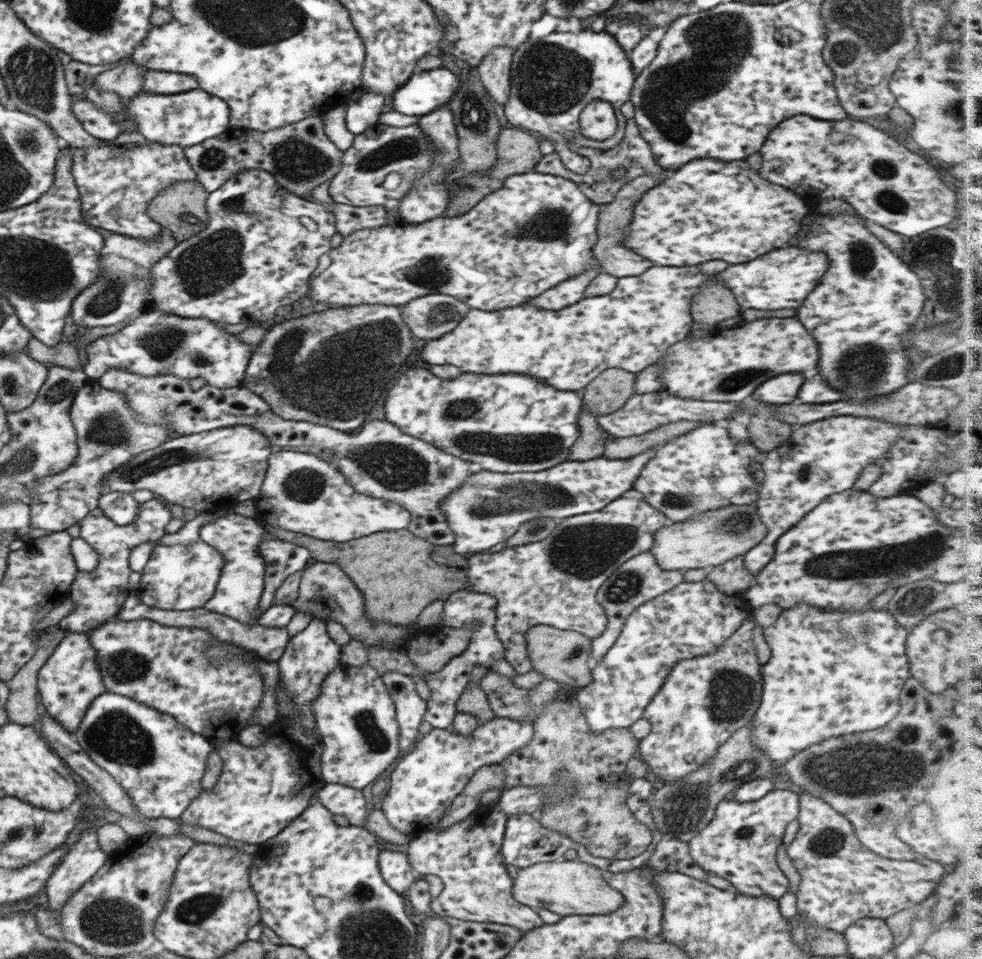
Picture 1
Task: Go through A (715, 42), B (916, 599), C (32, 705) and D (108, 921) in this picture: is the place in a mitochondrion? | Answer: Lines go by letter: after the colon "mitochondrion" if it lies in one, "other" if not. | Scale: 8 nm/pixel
A: mitochondrion
B: mitochondrion
C: other
D: mitochondrion

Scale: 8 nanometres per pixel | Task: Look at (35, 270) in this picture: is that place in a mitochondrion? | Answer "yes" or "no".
yes

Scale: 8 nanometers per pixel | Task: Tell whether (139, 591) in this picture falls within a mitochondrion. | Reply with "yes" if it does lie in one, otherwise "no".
no

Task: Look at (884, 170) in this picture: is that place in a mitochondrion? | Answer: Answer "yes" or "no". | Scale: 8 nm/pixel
yes

